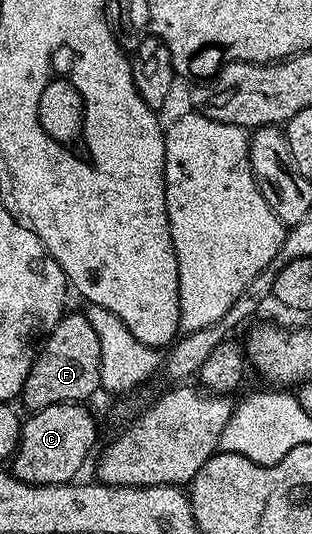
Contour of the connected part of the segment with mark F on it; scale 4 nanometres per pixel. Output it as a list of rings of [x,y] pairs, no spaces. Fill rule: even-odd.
[[[66,312],[61,322],[47,334],[43,344],[36,350],[33,366],[21,388],[19,401],[22,401],[29,411],[59,403],[88,402],[88,397],[101,389],[100,362],[99,339],[84,312]]]

